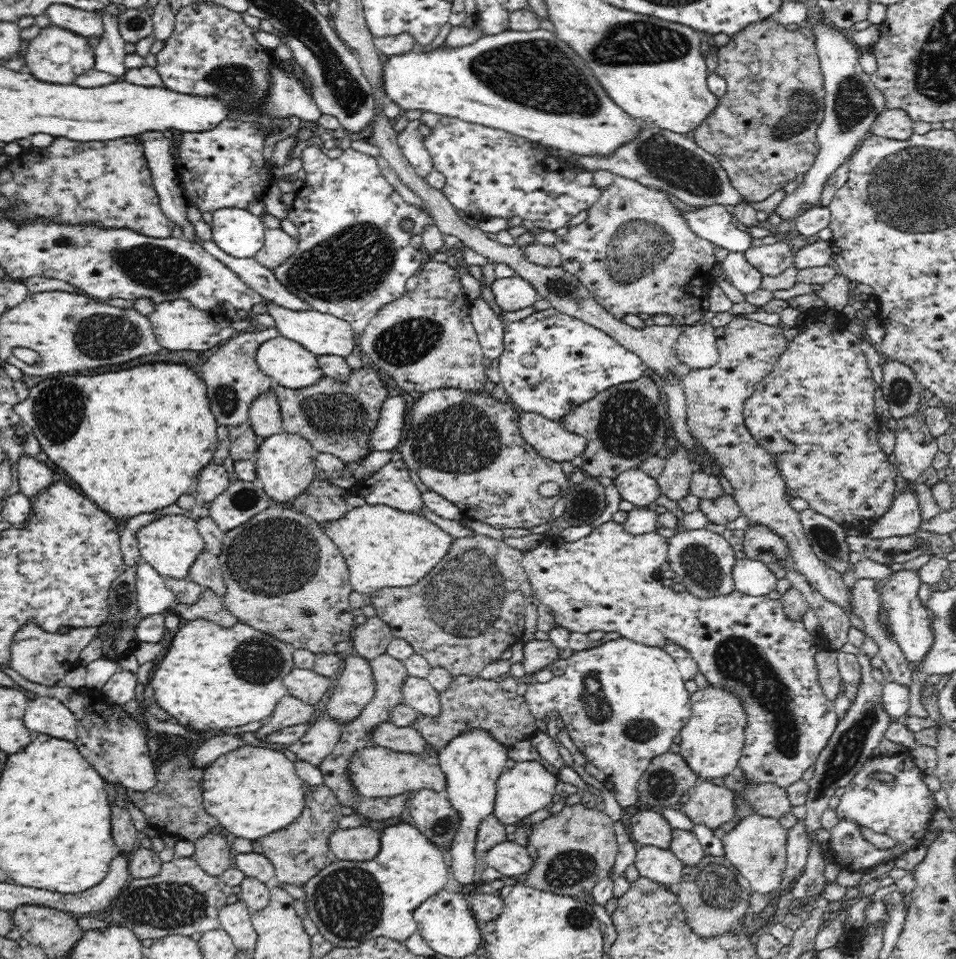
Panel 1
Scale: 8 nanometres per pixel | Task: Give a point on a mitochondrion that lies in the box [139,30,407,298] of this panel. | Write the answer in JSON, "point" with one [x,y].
{"point":[238,81]}

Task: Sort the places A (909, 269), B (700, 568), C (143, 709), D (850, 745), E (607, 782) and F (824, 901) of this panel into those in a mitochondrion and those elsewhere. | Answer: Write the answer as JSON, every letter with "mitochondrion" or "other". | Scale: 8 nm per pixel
{"A":"other","B":"mitochondrion","C":"other","D":"mitochondrion","E":"other","F":"other"}

